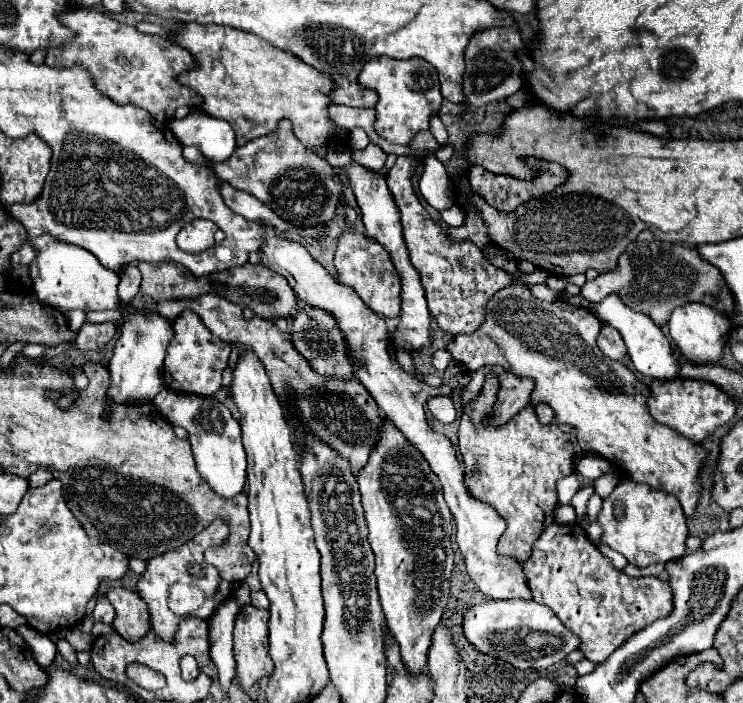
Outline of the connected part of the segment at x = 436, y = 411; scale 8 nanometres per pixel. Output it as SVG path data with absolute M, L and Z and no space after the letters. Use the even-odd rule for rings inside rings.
M435 396L435 398L429 398L427 408L429 408L429 412L433 414L435 420L445 422L445 424L453 422L455 416L457 416L457 412L455 412L455 408L453 408L451 396Z

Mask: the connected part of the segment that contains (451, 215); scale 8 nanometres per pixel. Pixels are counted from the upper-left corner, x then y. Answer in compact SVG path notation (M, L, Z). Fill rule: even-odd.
M454 204L451 208L440 212L443 221L452 227L459 227L464 224L465 212L464 210Z

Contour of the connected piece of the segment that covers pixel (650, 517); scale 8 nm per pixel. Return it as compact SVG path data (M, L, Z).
M629 478L621 480L611 496L603 500L597 522L603 528L601 542L623 554L629 564L637 568L645 568L655 562L667 564L685 556L685 540L689 530L679 500L667 492L653 490L647 484L633 482Z

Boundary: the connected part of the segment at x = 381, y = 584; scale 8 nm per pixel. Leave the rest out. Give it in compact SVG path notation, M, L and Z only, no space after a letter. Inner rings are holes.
M393 424L383 426L383 436L371 452L367 466L359 470L357 482L369 528L369 544L375 554L377 590L387 628L401 648L407 672L419 676L427 664L431 636L449 600L453 516L443 500L439 478Z

